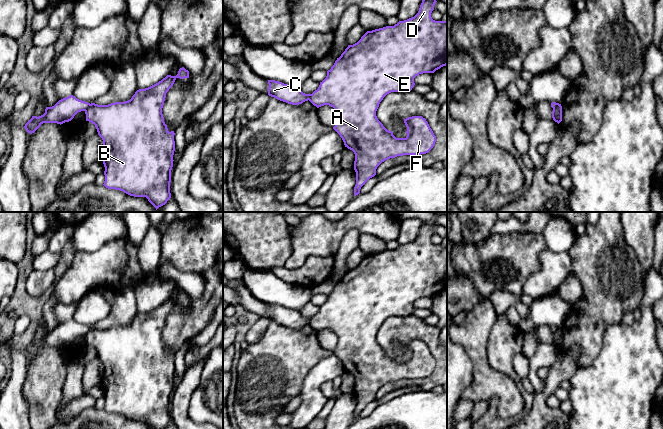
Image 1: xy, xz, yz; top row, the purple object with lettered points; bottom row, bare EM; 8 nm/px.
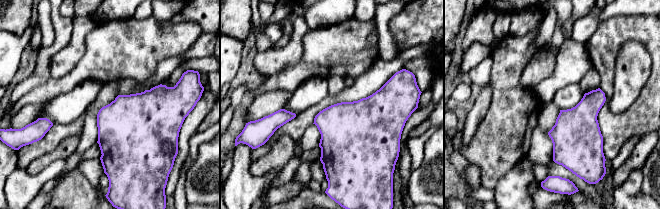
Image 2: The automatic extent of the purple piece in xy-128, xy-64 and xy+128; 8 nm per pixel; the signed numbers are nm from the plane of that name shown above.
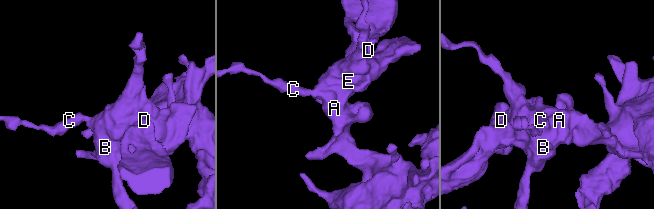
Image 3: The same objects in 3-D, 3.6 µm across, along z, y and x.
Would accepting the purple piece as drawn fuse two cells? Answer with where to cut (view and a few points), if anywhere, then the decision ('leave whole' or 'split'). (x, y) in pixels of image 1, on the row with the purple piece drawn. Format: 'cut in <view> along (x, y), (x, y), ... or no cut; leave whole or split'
cut in xy along (90, 104), (85, 111); split

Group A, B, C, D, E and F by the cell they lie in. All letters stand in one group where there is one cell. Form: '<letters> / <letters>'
A B D E F / C

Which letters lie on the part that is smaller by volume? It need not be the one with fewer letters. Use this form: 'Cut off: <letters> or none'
Cut off: C

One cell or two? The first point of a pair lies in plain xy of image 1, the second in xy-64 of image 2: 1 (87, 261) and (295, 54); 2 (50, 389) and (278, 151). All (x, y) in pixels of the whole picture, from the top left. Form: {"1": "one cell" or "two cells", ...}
{"1": "two cells", "2": "one cell"}

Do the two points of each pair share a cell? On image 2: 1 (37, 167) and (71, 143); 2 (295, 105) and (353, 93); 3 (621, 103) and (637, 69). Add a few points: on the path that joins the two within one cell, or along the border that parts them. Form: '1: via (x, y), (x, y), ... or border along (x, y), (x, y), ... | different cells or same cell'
1: via (45, 160), (56, 154), (63, 147) | same cell
2: border along (327, 96), (302, 112) | different cells
3: via (624, 95), (630, 84), (630, 77) | same cell

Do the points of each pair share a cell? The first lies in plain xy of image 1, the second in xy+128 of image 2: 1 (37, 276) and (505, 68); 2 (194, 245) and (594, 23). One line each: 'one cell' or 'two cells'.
1: two cells
2: two cells

